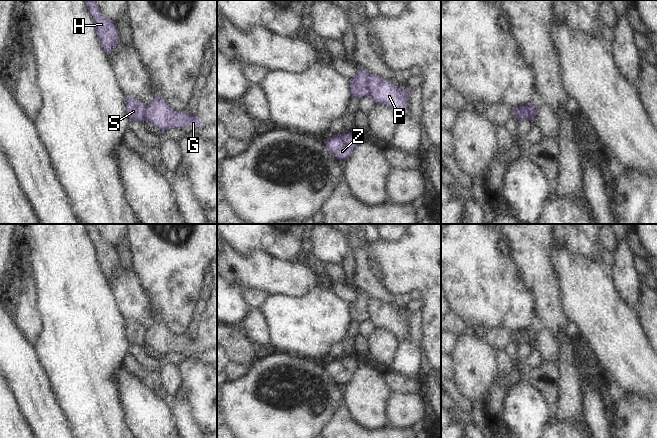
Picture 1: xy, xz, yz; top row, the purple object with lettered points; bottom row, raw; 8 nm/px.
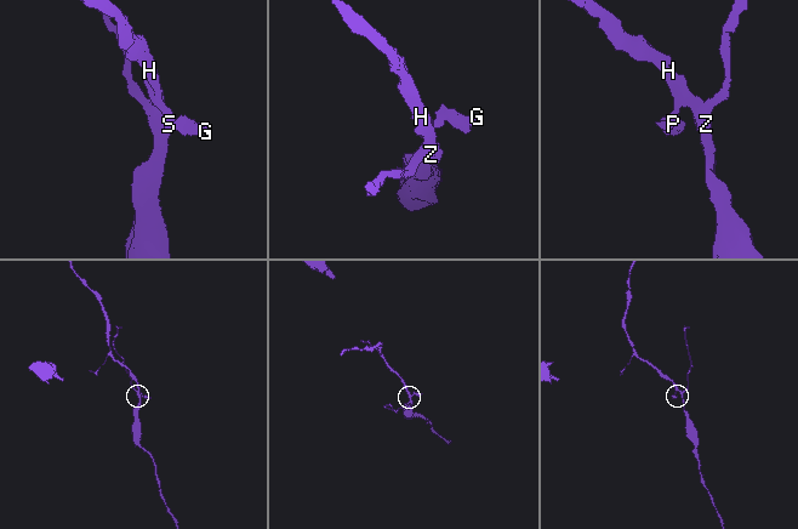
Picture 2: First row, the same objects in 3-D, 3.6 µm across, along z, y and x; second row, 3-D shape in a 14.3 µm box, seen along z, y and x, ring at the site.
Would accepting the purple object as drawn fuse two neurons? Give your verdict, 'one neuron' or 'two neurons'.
two neurons

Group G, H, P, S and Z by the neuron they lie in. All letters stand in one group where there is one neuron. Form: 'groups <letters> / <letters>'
groups G P / H S Z

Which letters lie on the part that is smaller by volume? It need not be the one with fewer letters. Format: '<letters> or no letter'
G, P

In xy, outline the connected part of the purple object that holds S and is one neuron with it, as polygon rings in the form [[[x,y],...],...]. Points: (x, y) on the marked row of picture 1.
[[[137,98],[126,99],[126,112],[130,120],[145,121],[145,104]]]

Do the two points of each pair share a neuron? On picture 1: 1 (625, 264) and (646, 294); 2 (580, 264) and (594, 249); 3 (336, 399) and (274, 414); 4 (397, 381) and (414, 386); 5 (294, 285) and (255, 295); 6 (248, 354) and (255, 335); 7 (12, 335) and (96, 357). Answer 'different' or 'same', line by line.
1: different
2: different
3: same
4: same
5: different
6: different
7: different

